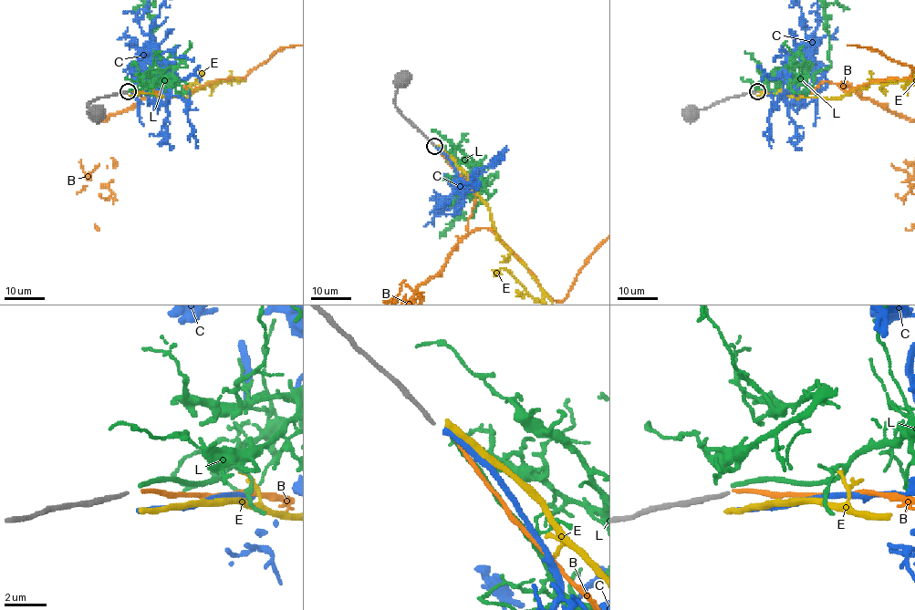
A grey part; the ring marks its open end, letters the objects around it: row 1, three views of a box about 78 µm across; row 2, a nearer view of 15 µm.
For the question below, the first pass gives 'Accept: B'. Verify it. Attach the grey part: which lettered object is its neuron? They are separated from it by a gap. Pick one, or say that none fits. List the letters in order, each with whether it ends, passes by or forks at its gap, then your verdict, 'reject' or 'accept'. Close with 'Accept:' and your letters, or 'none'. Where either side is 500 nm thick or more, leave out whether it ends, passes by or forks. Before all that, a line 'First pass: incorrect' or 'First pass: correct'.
First pass: correct
B: it ends; accept
C: it ends; reject
E: it ends; reject
L: it ends; reject
Accept: B

